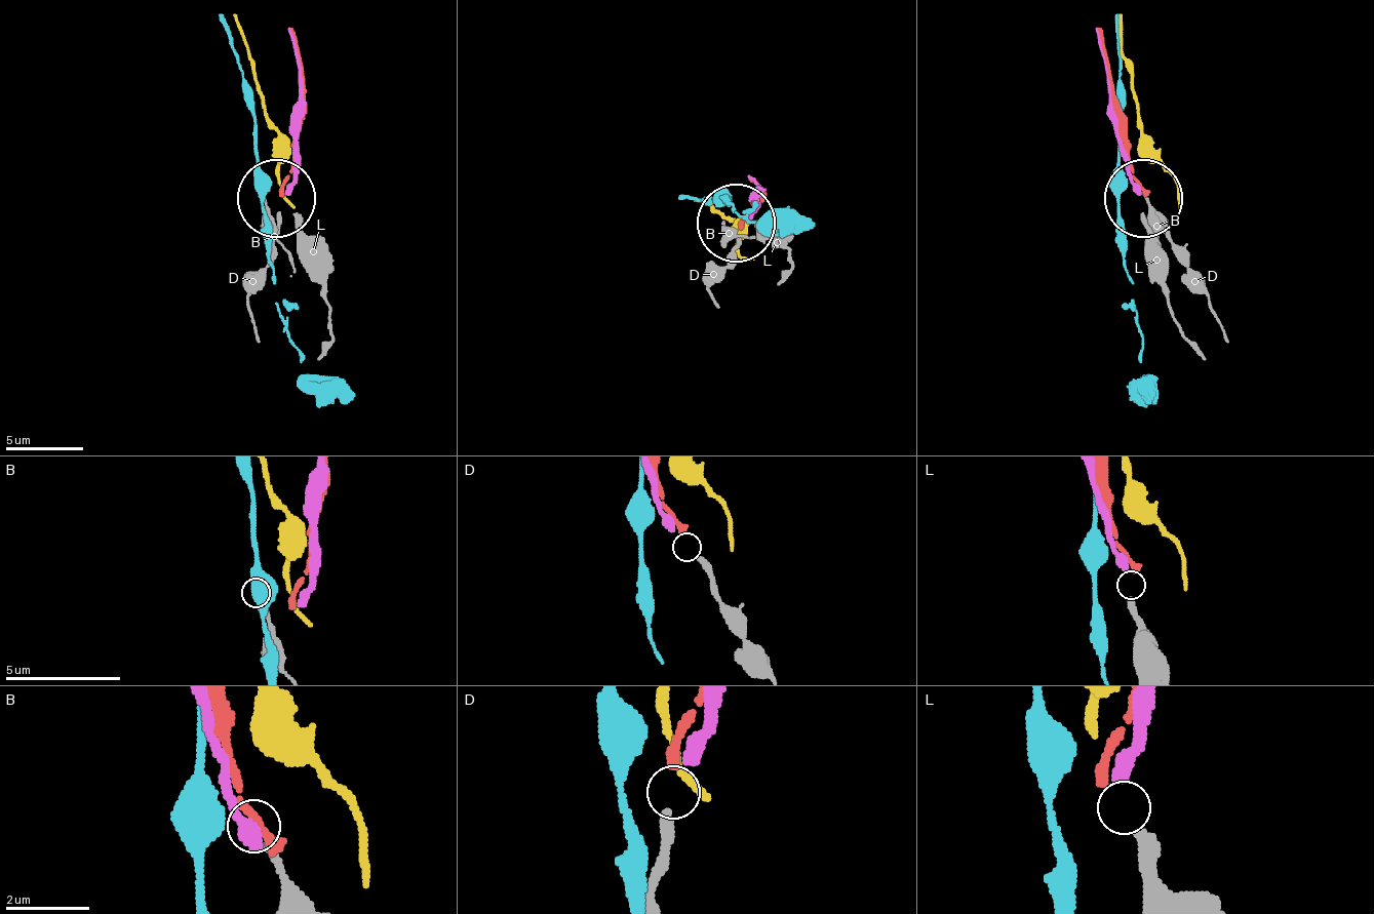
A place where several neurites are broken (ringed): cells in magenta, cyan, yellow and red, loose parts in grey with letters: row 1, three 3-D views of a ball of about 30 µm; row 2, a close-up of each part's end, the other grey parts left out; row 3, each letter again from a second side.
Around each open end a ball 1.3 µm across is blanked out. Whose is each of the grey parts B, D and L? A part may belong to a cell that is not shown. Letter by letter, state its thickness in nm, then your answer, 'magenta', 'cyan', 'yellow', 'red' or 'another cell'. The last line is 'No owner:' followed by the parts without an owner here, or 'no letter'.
B: 150 nm | another cell
D: 280 nm | red
L: 320 nm | magenta
No owner: B

